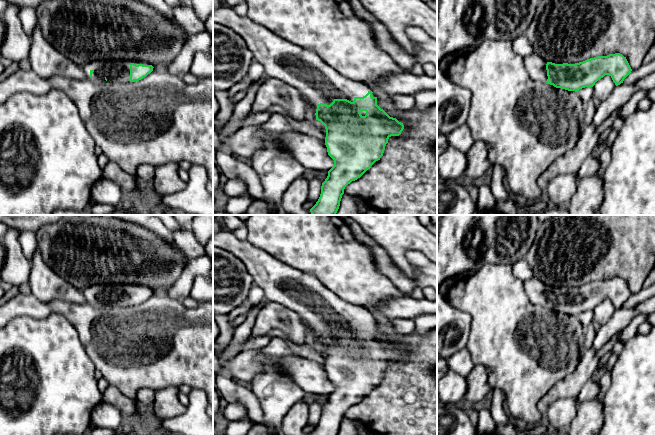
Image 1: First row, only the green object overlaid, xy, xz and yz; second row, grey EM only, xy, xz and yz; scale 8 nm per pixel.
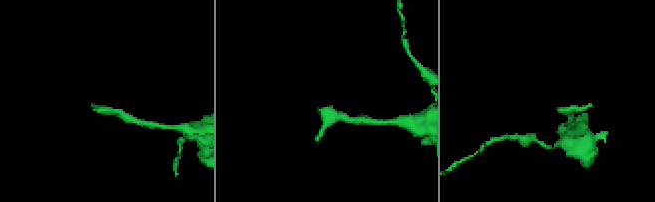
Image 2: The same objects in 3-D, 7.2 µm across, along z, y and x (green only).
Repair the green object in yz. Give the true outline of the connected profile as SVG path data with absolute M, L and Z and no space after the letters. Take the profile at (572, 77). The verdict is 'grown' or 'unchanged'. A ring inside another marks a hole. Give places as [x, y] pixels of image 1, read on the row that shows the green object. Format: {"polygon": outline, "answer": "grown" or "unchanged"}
{"polygon": "M532 53L523 58L523 62L533 81L576 92L593 87L605 75L609 75L618 86L632 71L626 57L620 53L597 56L575 64L546 62Z", "answer": "grown"}

